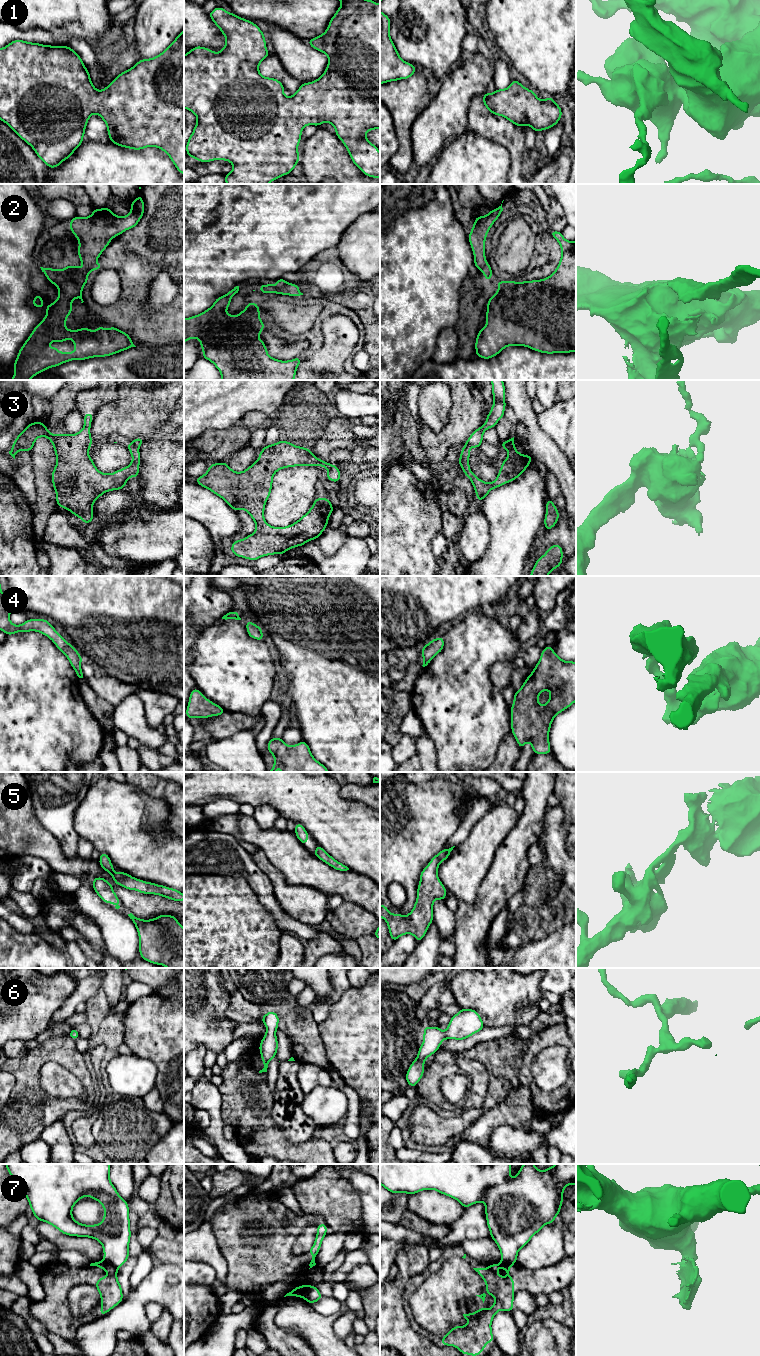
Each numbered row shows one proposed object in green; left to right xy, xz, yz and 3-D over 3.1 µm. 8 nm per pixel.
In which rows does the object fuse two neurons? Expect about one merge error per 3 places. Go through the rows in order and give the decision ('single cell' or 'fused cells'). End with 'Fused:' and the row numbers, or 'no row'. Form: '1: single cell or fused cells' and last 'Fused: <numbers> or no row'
1: single cell
2: single cell
3: fused cells
4: single cell
5: single cell
6: single cell
7: fused cells
Fused: 3, 7

